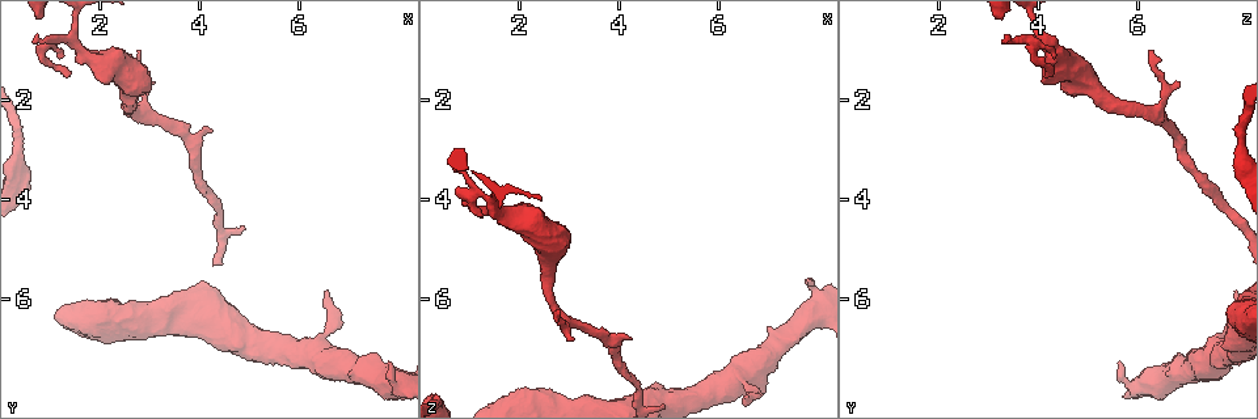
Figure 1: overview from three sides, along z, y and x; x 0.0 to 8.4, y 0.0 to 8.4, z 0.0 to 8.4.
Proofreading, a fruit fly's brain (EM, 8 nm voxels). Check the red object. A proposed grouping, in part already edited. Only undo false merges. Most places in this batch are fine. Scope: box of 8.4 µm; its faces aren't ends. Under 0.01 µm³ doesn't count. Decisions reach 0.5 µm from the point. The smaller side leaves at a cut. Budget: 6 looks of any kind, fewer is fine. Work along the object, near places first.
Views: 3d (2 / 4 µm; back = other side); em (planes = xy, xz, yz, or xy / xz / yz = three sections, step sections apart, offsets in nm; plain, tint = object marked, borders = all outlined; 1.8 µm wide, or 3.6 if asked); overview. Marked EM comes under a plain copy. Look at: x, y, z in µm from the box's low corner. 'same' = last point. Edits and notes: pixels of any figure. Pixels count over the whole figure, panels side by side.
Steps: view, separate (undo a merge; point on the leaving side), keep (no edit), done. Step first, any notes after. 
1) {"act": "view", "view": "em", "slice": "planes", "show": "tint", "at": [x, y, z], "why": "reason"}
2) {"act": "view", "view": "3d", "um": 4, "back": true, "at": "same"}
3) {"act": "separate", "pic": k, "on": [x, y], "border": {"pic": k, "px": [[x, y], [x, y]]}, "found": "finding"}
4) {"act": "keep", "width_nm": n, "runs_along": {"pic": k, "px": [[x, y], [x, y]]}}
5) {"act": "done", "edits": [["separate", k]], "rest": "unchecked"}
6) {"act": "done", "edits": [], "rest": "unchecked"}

{"act": "view", "view": "em", "slice": "yz", "step": 4, "show": "tint", "at": [2.90, 2.30, 6.35], "why": "sharp bend"}

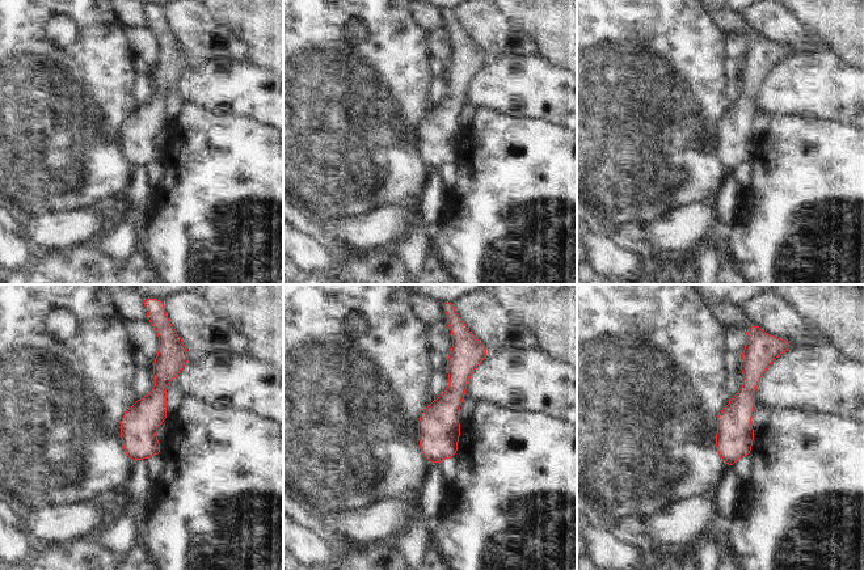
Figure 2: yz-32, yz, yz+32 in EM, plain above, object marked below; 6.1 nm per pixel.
{"act": "view", "view": "em", "slice": "planes", "show": "tint", "at": "same"}

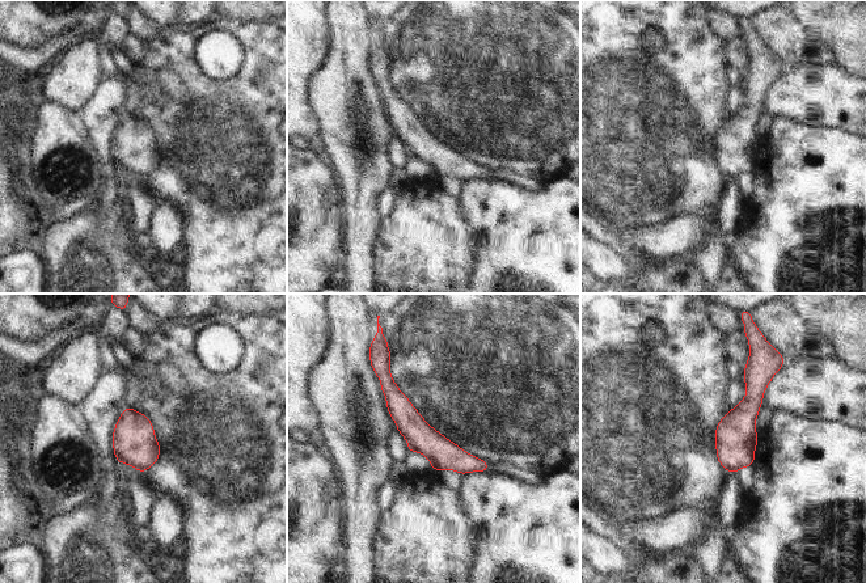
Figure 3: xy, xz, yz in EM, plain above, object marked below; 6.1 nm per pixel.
{"act": "keep", "runs_along": {"pic": 3, "px": [[384, 380], [444, 455], [484, 467]]}, "found": "continuous, no second neuron"}

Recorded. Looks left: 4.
{"act": "view", "view": "em", "slice": "xy", "step": 16, "show": "tint", "at": [7.90, 7.65, 6.20], "why": "abrupt turn"}

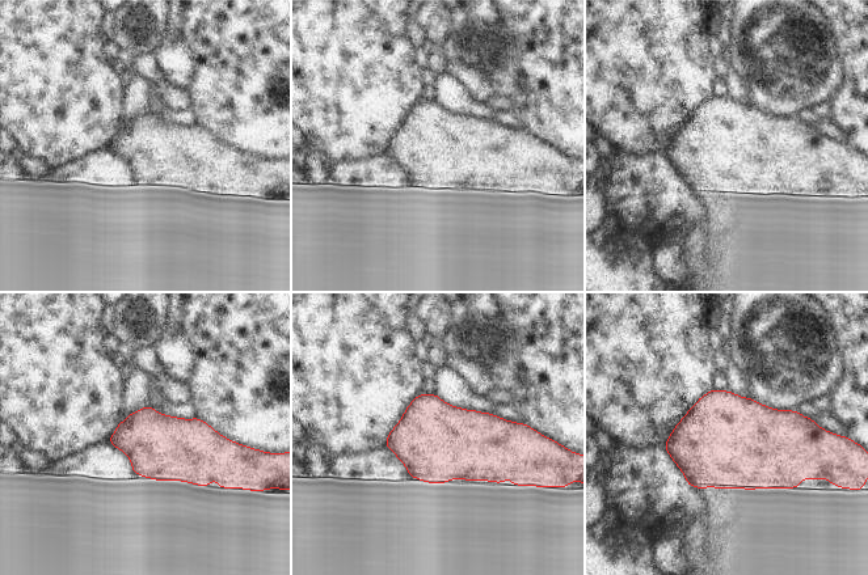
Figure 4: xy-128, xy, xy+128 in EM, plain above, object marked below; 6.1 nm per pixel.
{"act": "view", "view": "em", "slice": "yz", "step": 8, "show": "tint", "at": "same", "why": "another direction"}

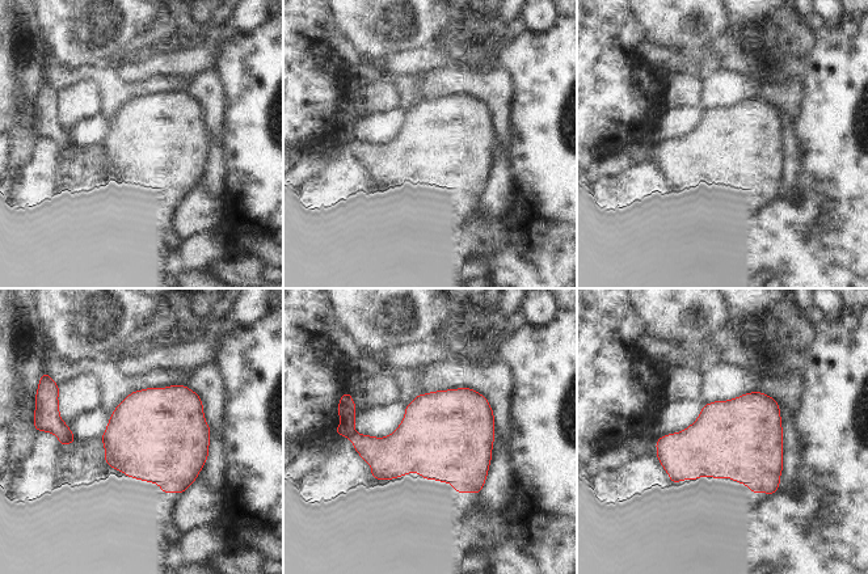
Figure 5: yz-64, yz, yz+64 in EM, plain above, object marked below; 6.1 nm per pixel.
{"act": "keep", "found": "continuous, no second neuron"}

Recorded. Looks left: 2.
{"act": "view", "view": "3d", "um": 4, "back": true, "at": [6.55, 6.80, 7.70], "why": "a fork"}

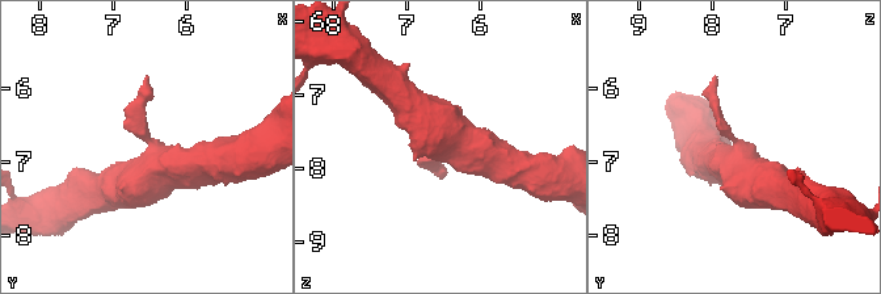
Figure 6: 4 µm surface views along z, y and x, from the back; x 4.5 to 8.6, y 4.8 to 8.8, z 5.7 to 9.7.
{"act": "view", "view": "em", "um": 3.6, "slice": "planes", "show": "tint", "at": [6.50, 6.80, 7.65], "arms": 3, "arm_widths_nm": [180, 500, 550], "why": "now the EM"}

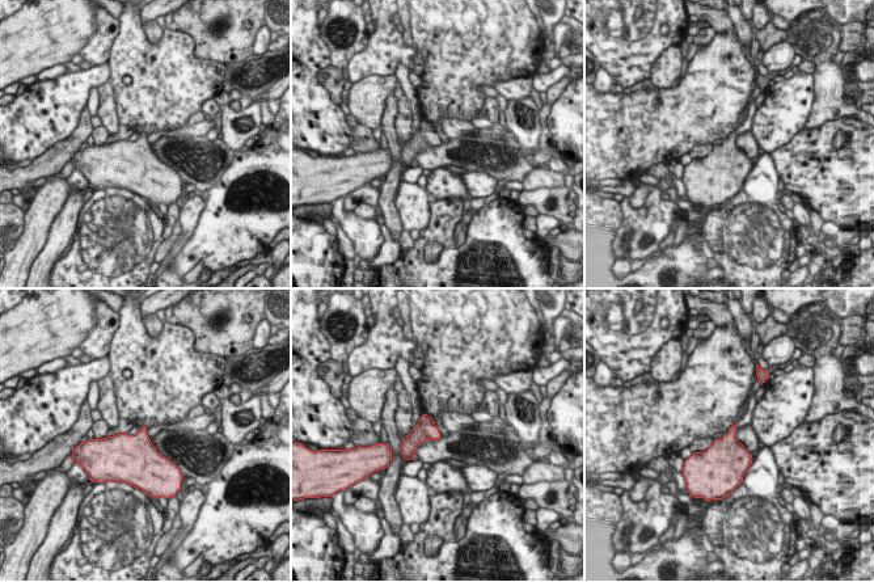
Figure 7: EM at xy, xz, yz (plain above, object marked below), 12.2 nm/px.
{"act": "keep", "found": "all the same neuron"}

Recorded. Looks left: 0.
{"act": "done", "edits": [], "rest": "unchecked"}

